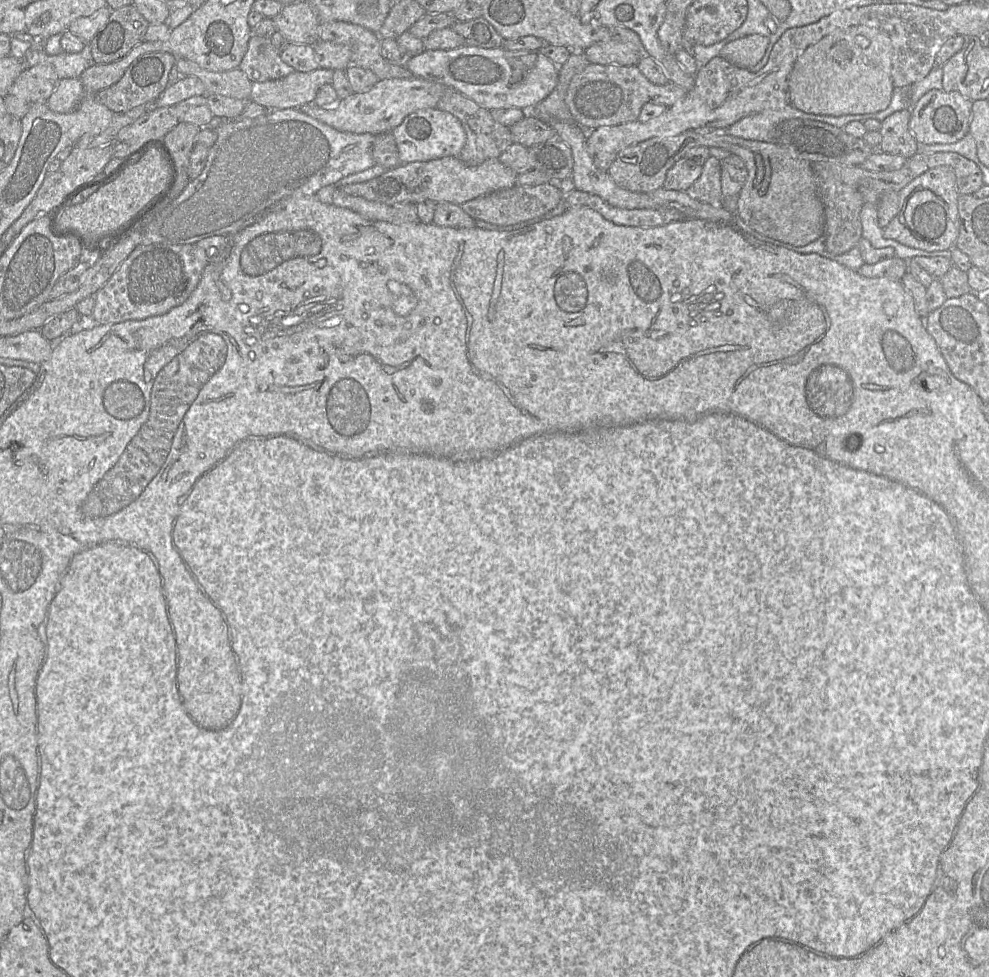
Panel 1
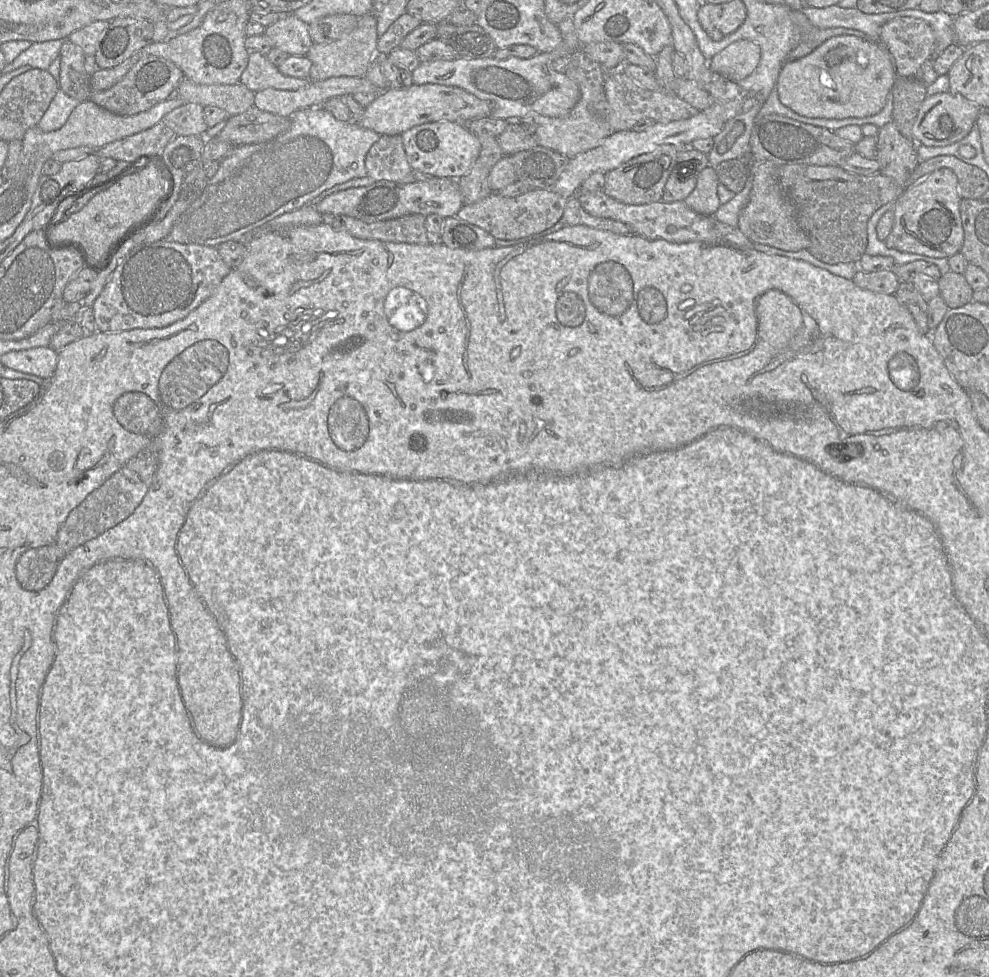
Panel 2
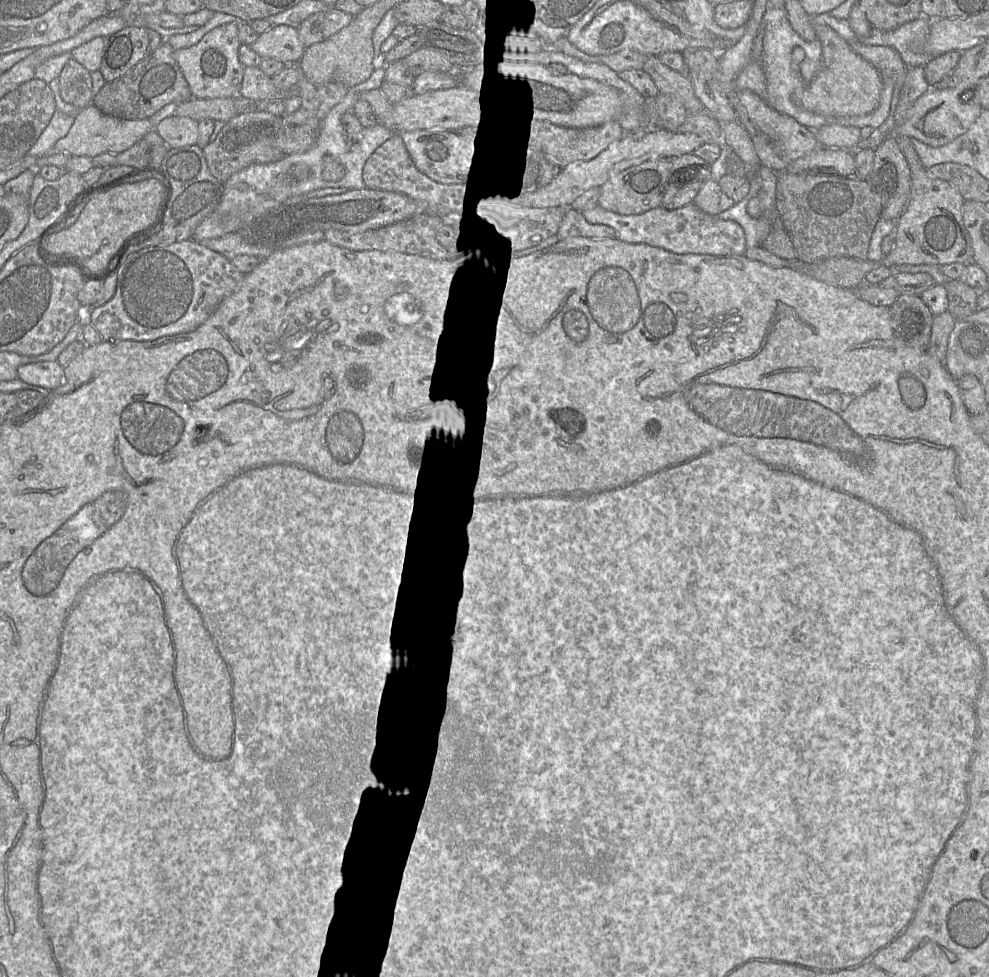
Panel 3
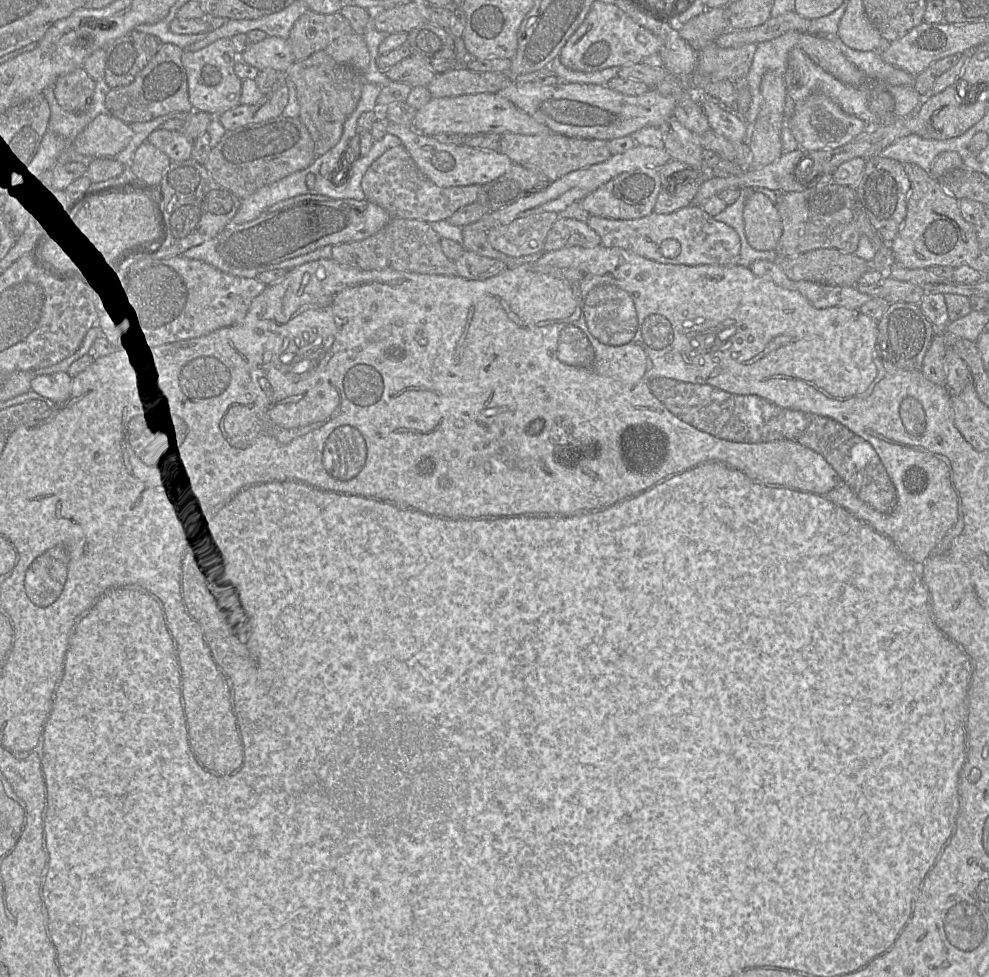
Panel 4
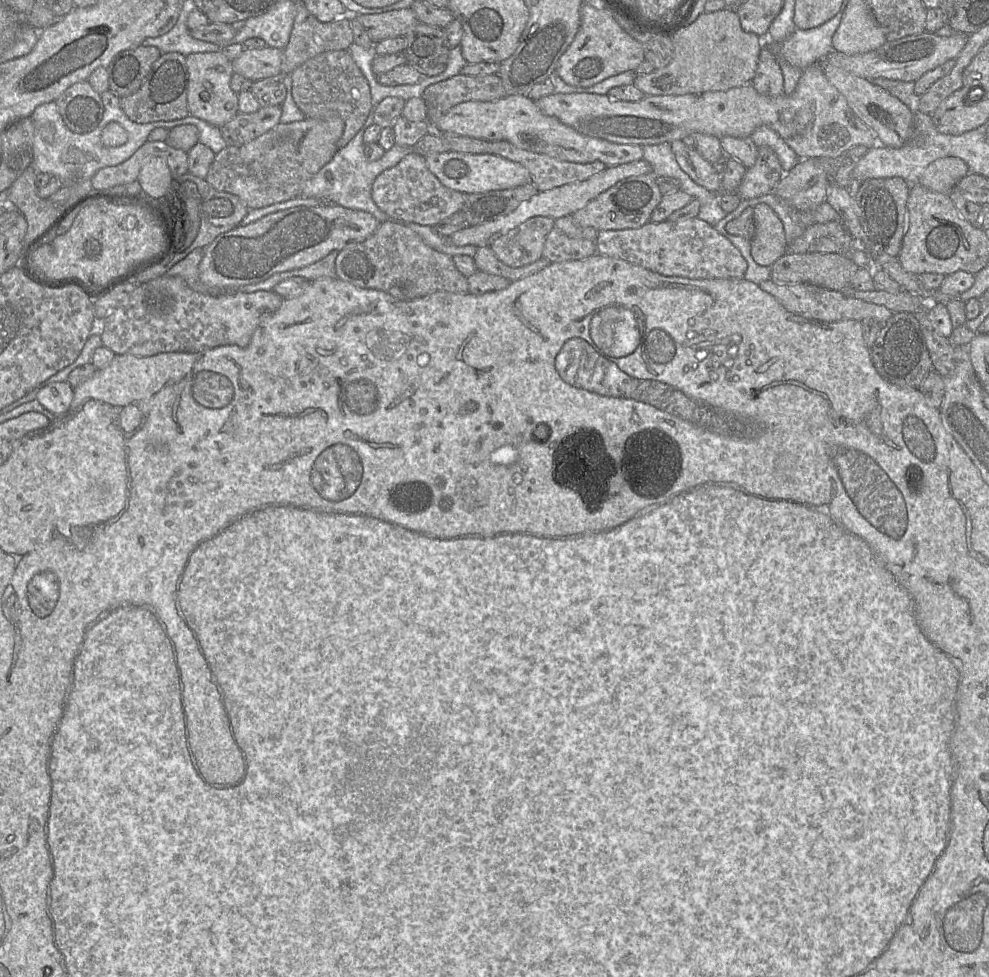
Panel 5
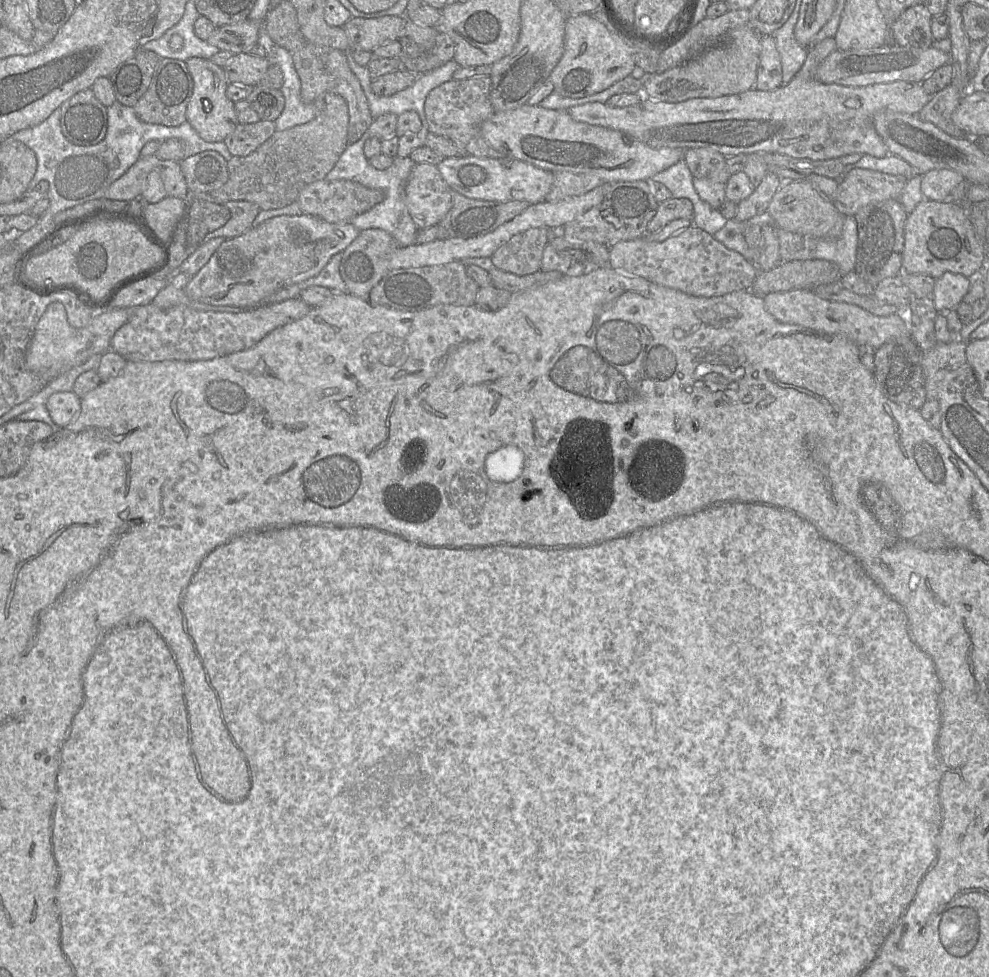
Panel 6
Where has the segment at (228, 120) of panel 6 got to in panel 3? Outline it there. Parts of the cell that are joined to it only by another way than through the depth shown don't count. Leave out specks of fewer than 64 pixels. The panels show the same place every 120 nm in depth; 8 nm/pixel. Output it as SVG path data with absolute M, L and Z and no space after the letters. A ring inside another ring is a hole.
M227 23L209 31L196 45L174 51L173 57L189 85L193 98L241 97L240 87L245 67L239 61L241 44L238 31L238 23Z

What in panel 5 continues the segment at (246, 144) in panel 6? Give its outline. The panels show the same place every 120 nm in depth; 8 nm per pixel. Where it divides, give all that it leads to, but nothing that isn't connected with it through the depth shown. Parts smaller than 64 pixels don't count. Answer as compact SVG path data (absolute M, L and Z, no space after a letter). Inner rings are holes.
M282 106L260 107L250 114L238 113L220 130L227 146L242 146L280 123Z

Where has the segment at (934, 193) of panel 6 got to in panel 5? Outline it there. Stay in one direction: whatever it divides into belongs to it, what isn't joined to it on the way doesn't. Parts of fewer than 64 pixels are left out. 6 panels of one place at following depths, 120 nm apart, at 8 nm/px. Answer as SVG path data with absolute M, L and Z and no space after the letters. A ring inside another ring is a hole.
M953 156L943 157L928 165L920 184L931 191L948 194L969 172L964 160Z

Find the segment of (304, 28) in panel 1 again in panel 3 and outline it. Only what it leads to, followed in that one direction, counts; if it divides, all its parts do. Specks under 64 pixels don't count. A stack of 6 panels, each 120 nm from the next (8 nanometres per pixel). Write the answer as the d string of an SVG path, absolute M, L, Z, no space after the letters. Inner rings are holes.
M287 25L271 27L250 46L262 59L272 58L286 65L298 64L306 50L298 29Z

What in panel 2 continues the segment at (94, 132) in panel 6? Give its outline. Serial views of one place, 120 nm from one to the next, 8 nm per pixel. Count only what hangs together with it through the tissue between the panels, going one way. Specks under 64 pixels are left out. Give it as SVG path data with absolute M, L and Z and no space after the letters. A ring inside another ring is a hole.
M59 39L64 40L60 50L60 81L59 87L68 96L78 100L80 103L90 99L93 93L90 85L90 76L87 74L84 67L85 54L83 50L73 44L69 39Z

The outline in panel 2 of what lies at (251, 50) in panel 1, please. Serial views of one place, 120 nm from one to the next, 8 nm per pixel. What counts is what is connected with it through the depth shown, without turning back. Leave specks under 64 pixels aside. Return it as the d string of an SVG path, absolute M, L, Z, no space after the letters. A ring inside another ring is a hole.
M250 52L240 82L254 93L267 88L296 91L311 83L309 77L294 78L283 75L277 66L259 52Z

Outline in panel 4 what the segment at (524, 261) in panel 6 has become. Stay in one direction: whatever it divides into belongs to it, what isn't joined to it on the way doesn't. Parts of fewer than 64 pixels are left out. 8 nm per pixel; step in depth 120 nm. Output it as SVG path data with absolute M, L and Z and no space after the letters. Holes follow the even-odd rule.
M541 212L518 218L507 225L490 229L487 238L492 247L507 256L521 257L544 251L544 243L553 224L560 217L556 212Z

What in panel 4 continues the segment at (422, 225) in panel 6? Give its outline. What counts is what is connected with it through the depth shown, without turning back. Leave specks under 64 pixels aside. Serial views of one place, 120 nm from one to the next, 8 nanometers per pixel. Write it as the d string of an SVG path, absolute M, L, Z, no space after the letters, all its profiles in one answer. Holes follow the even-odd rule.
M401 144L386 150L367 169L362 181L366 199L385 209L392 218L419 219L428 223L446 220L460 208L477 200L482 185L440 187L429 180L417 167L416 163Z

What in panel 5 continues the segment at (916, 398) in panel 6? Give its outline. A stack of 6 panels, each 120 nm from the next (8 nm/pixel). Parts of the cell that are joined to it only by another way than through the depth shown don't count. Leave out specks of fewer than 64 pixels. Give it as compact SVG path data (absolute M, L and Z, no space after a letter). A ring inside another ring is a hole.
M896 312L886 321L870 349L872 363L887 382L899 387L919 389L933 369L926 342L917 319L911 312Z

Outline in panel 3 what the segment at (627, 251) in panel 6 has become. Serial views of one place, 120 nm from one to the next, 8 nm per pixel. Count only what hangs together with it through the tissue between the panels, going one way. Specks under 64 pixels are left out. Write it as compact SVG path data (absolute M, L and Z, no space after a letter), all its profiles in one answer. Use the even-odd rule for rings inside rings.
M693 202L673 210L658 206L644 213L632 215L617 214L596 205L582 211L581 214L592 224L604 224L613 228L614 237L623 242L644 243L676 254L738 256L744 255L746 250L744 231L738 223L707 214Z

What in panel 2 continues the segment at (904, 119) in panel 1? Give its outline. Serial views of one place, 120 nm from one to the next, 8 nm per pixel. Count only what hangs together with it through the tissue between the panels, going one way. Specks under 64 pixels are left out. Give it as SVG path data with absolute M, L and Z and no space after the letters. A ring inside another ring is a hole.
M891 121L878 131L876 160L881 174L906 187L919 163L916 142L904 137Z

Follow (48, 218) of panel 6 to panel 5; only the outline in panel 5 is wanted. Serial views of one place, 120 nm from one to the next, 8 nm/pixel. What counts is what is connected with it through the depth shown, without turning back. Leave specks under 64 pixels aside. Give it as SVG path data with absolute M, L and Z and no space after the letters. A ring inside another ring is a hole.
M110 90L101 93L100 97L104 105L103 118L98 127L89 133L78 134L72 132L65 125L55 101L37 106L30 116L34 123L33 159L31 166L36 173L47 173L58 178L61 185L70 190L70 196L66 205L52 223L79 200L89 194L93 194L92 178L98 170L119 165L129 159L147 141L148 135L156 128L171 130L176 126L191 124L196 126L199 131L199 142L208 146L215 154L227 146L220 128L192 115L172 121L140 124L127 117L120 106L120 98ZM110 122L120 124L127 131L128 139L122 146L106 147L101 143L102 130Z

